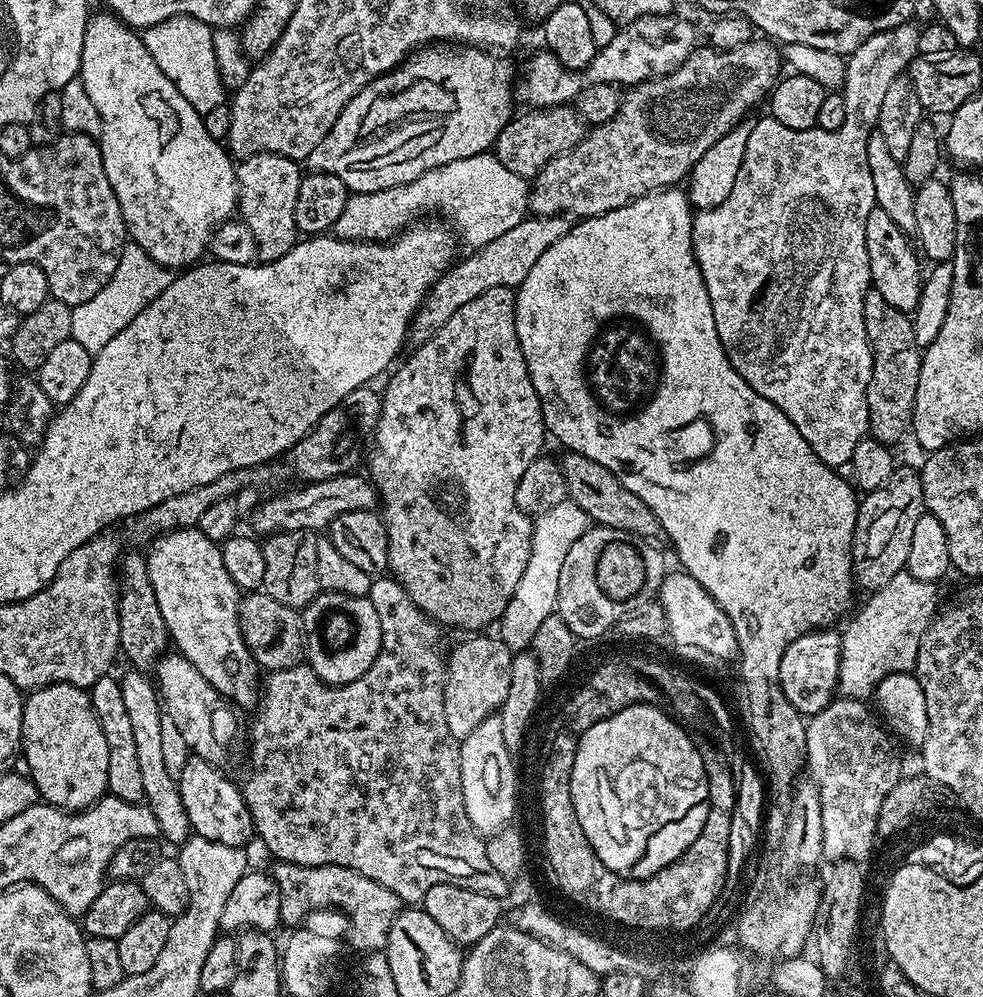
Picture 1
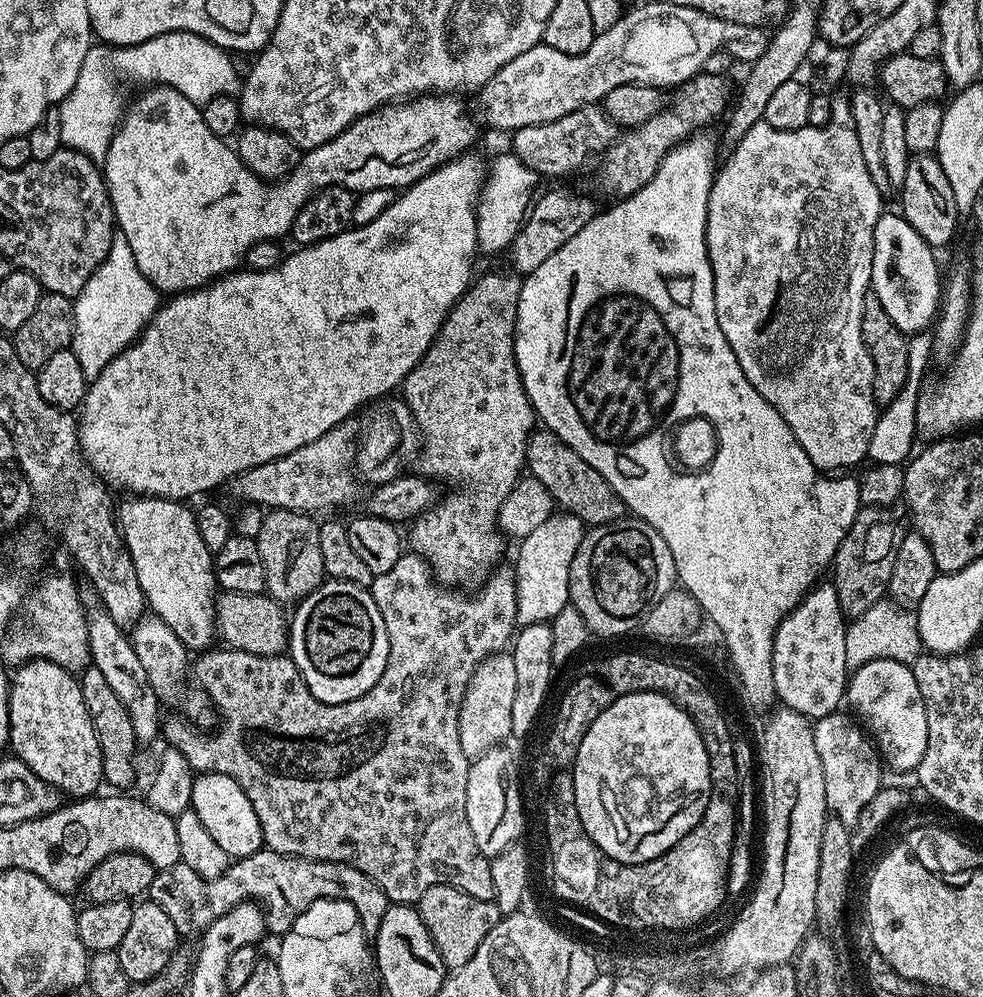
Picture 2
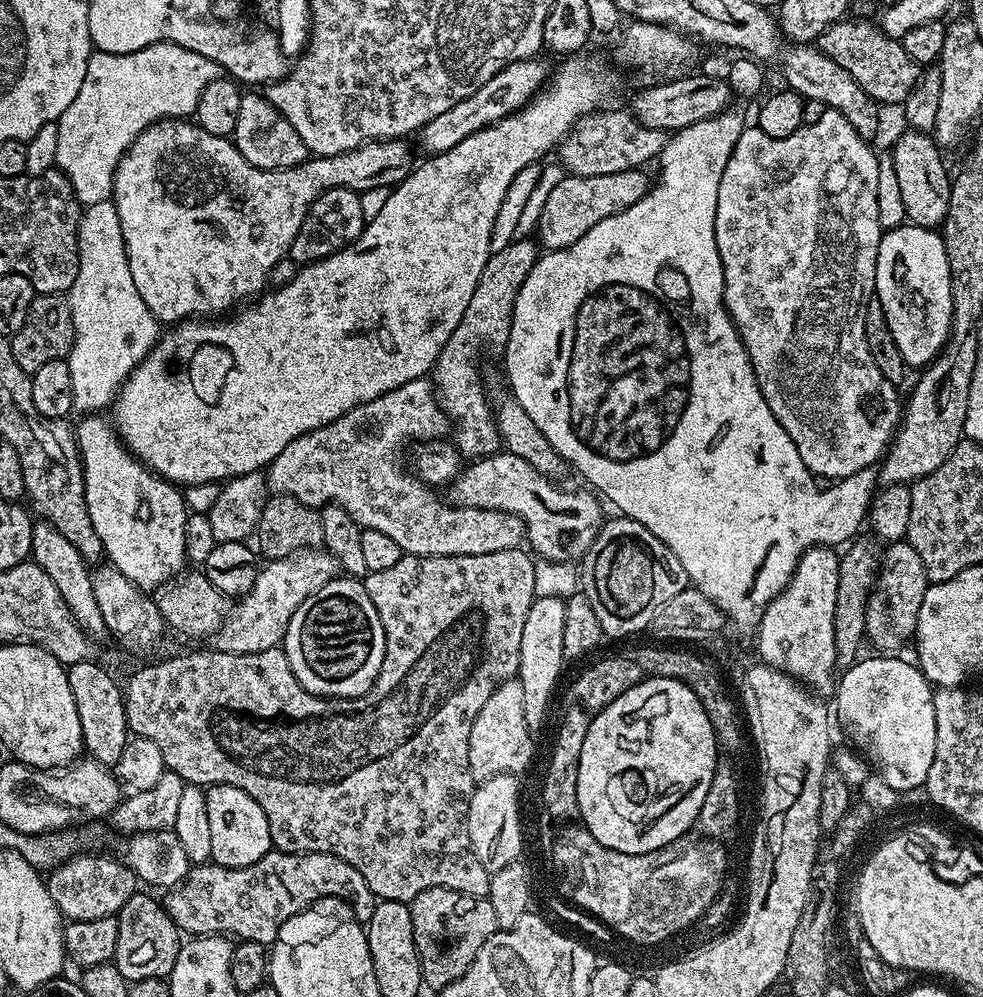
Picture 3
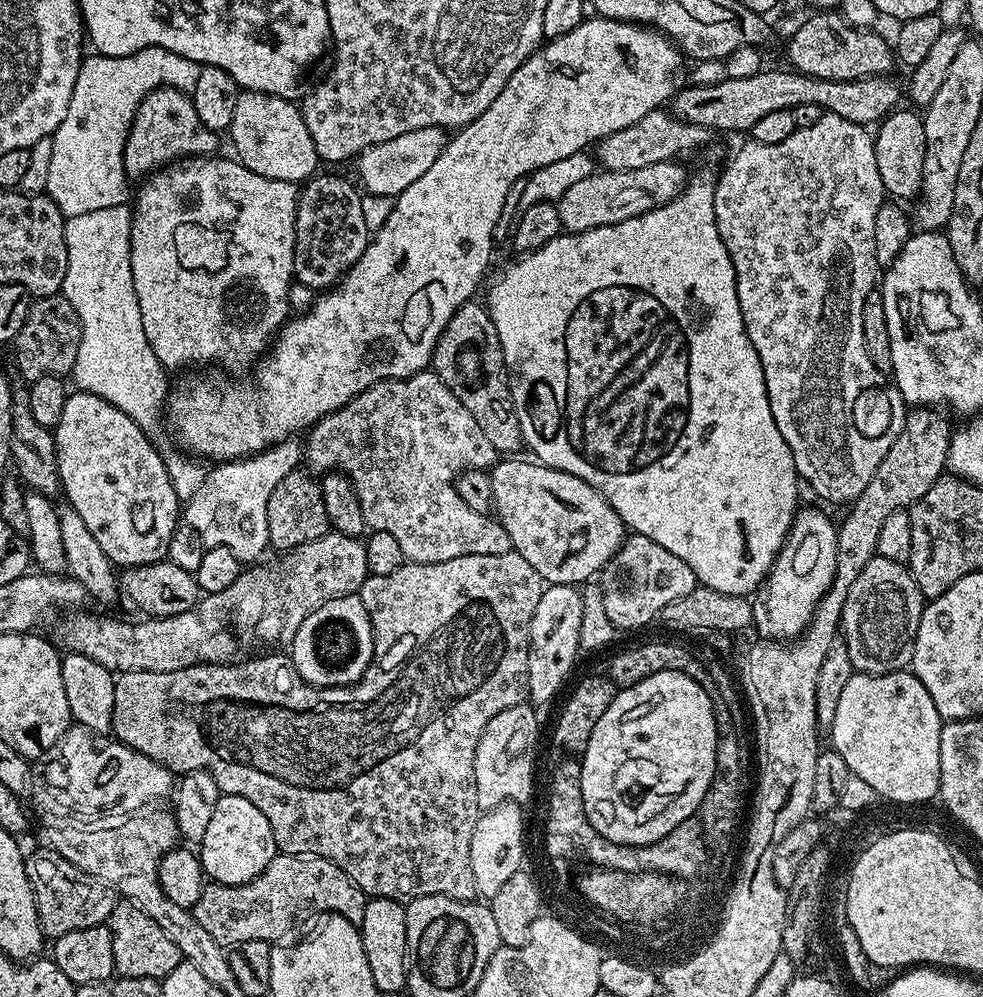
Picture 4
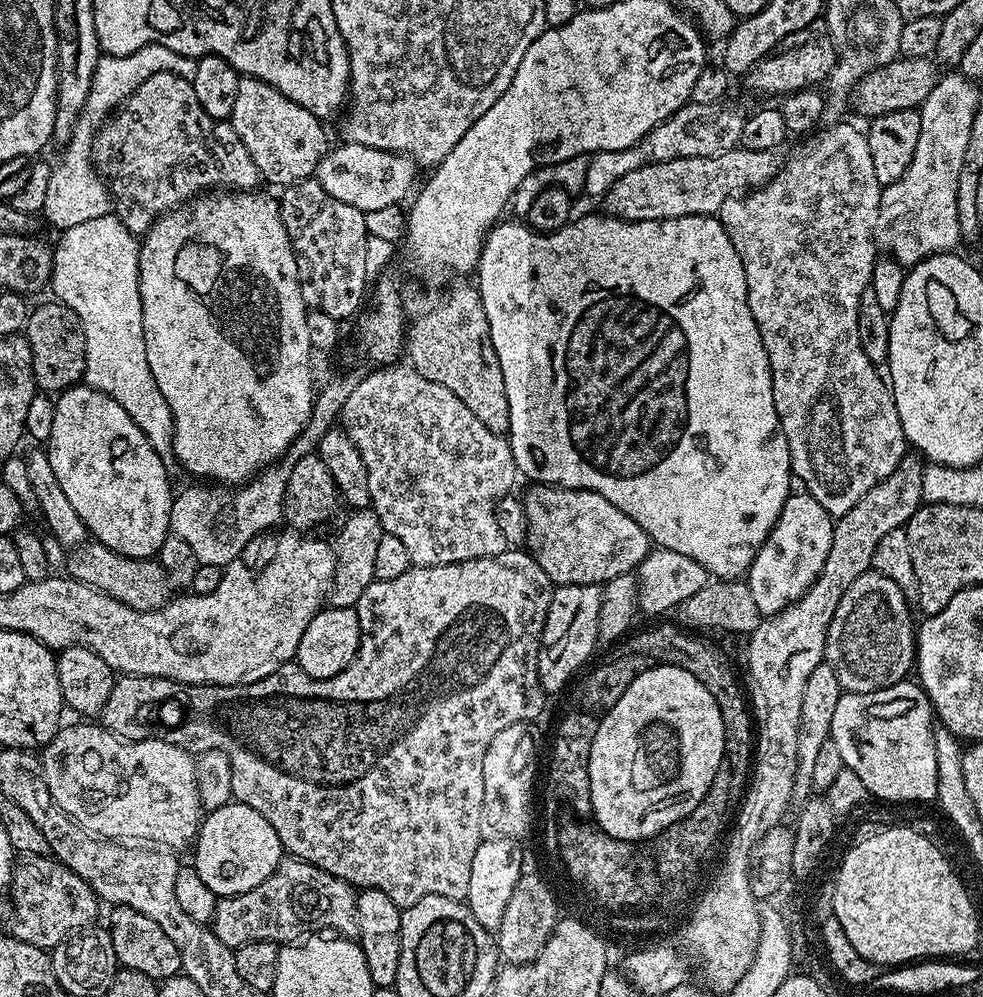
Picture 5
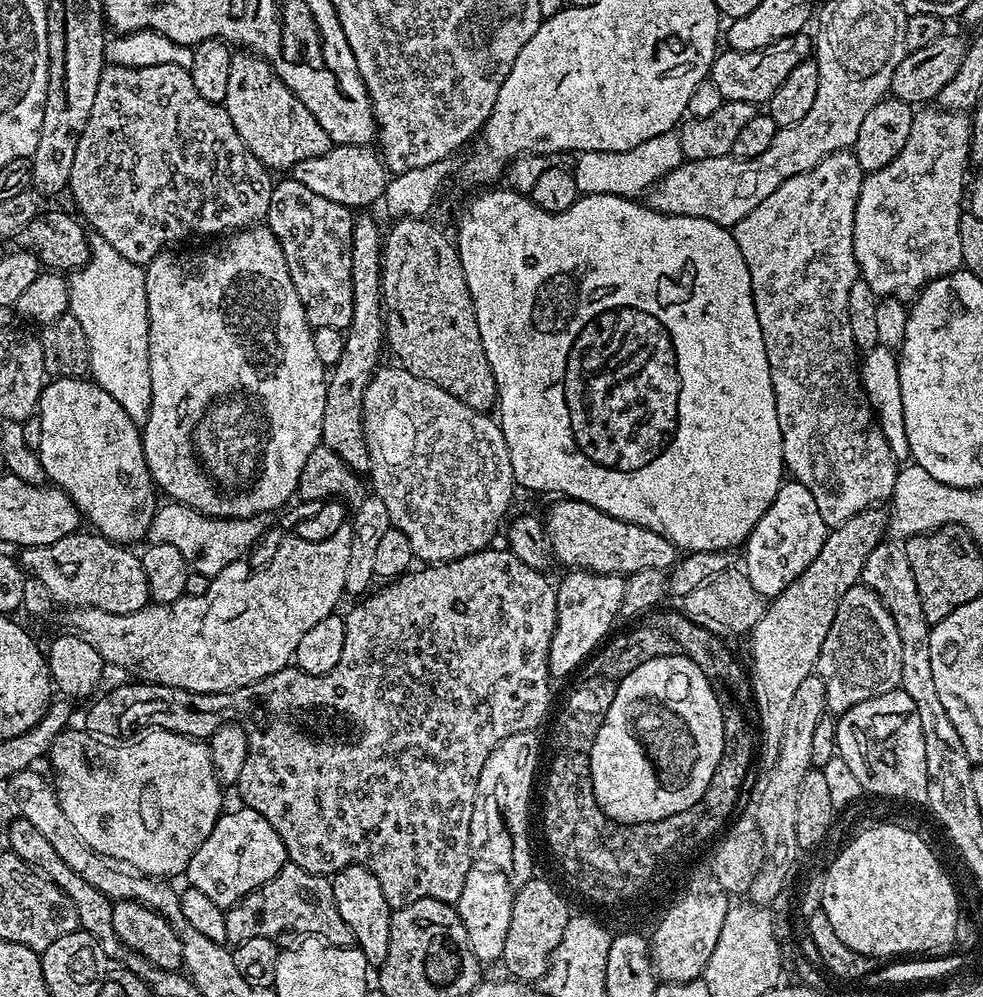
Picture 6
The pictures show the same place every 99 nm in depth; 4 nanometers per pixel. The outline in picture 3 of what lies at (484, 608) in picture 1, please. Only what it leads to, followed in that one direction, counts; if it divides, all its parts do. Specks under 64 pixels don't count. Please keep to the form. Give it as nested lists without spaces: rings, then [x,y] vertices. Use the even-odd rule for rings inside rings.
[[[514,239],[505,249],[489,256],[486,266],[482,266],[478,286],[470,298],[470,306],[466,306],[462,314],[462,322],[458,322],[454,334],[450,334],[440,357],[436,359],[436,367],[430,373],[431,383],[447,419],[456,423],[454,444],[461,457],[491,456],[501,447],[496,417],[486,395],[486,388],[484,392],[480,385],[480,348],[500,350],[508,343],[516,295],[518,290],[522,290],[522,282],[526,282],[530,270],[536,265],[536,248],[538,249],[538,244],[535,239]]]

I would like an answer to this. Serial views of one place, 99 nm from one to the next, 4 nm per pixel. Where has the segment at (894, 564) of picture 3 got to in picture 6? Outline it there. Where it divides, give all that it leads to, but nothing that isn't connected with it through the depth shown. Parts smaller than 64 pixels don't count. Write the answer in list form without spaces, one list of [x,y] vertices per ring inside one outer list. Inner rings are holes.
[[[859,584],[842,596],[814,670],[826,688],[825,707],[836,716],[860,701],[900,687],[902,638],[898,638],[894,618],[872,588]]]

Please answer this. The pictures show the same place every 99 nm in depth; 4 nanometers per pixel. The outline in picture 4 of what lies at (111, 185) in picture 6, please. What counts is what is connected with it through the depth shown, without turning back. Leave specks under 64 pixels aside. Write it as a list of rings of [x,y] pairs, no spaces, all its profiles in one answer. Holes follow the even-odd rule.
[[[174,87],[155,88],[136,108],[124,147],[124,171],[129,177],[144,178],[181,158],[211,156],[217,151],[220,139],[198,118],[189,93]]]

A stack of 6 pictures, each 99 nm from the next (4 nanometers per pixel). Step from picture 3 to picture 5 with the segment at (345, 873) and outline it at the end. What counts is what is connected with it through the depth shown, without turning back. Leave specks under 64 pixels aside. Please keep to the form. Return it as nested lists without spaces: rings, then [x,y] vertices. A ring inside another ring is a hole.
[[[284,858],[274,874],[270,874],[266,882],[258,882],[254,890],[219,897],[210,927],[218,942],[233,950],[246,942],[259,940],[269,940],[277,946],[284,946],[299,941],[305,934],[319,933],[316,931],[324,927],[337,928],[341,937],[356,938],[360,934],[356,897],[357,893],[347,882],[326,870],[307,864],[305,860]]]

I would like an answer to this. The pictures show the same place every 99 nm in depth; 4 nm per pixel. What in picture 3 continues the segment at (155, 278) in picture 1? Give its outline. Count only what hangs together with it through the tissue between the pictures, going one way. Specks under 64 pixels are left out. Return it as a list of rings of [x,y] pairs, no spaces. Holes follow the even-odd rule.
[[[110,198],[87,205],[83,209],[77,224],[77,244],[78,277],[74,280],[71,292],[66,296],[69,306],[72,307],[76,341],[72,343],[72,349],[66,359],[70,366],[70,387],[74,389],[73,413],[96,414],[107,409],[115,401],[128,375],[148,357],[148,352],[155,346],[162,328],[154,314],[150,314],[146,302],[142,302],[138,286],[134,286],[129,260],[125,254],[125,239],[122,238],[117,206]]]

